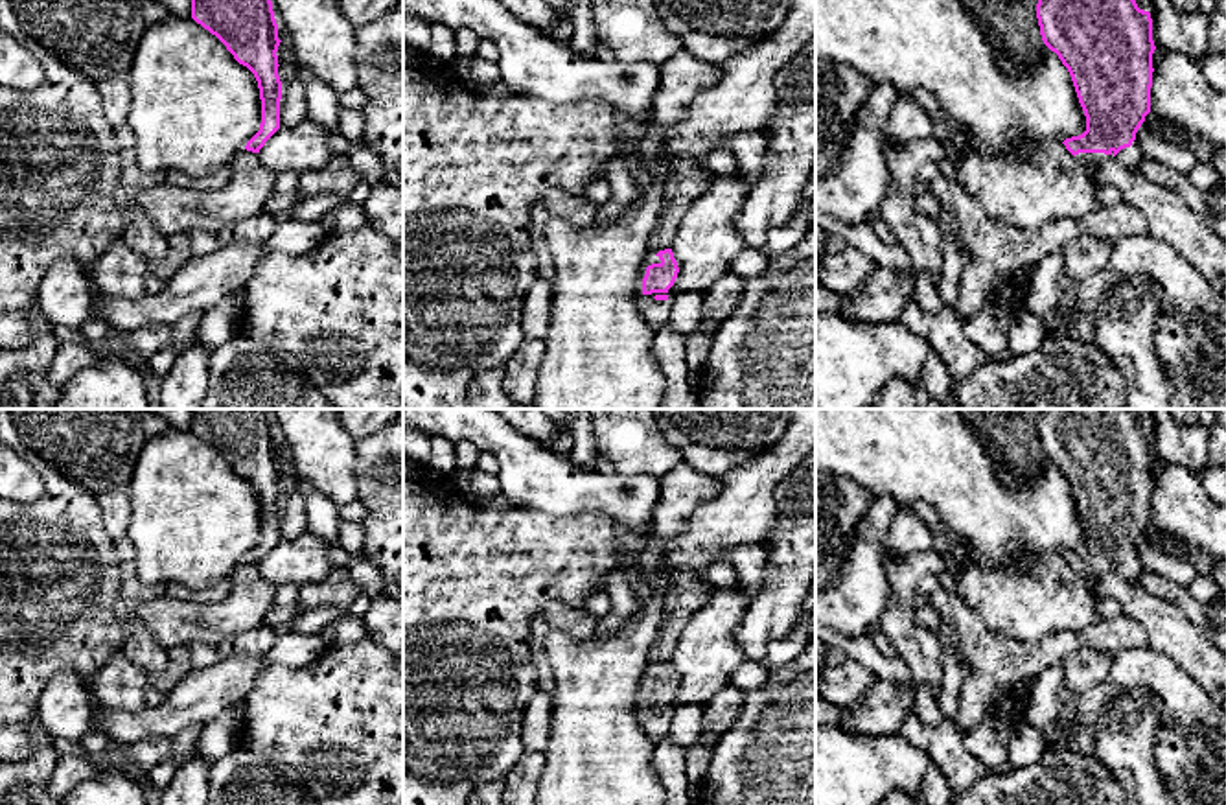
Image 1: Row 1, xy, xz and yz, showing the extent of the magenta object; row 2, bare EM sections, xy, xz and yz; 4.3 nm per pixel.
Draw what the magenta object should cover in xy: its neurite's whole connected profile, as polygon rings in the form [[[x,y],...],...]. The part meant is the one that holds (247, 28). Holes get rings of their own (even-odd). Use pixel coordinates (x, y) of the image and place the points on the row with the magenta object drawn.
[[[191,0],[191,18],[247,66],[260,88],[261,123],[245,149],[260,153],[280,129],[278,24],[271,0]]]

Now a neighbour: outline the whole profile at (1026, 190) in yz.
[[[955,129],[943,144],[954,162],[955,181],[1001,225],[1036,230],[1060,217],[1081,217],[1092,212],[1095,181],[1062,142],[1046,142],[1024,153],[981,153],[970,146],[968,134]]]

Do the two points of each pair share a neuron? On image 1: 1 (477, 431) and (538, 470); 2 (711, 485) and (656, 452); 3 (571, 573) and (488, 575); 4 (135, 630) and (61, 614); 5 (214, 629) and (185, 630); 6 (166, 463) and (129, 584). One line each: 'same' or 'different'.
1: same
2: different
3: same
4: different
5: same
6: different

